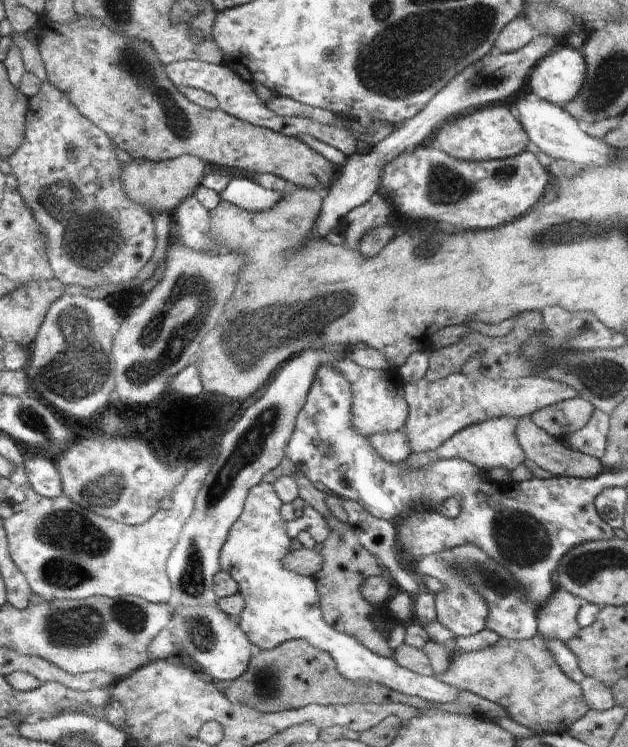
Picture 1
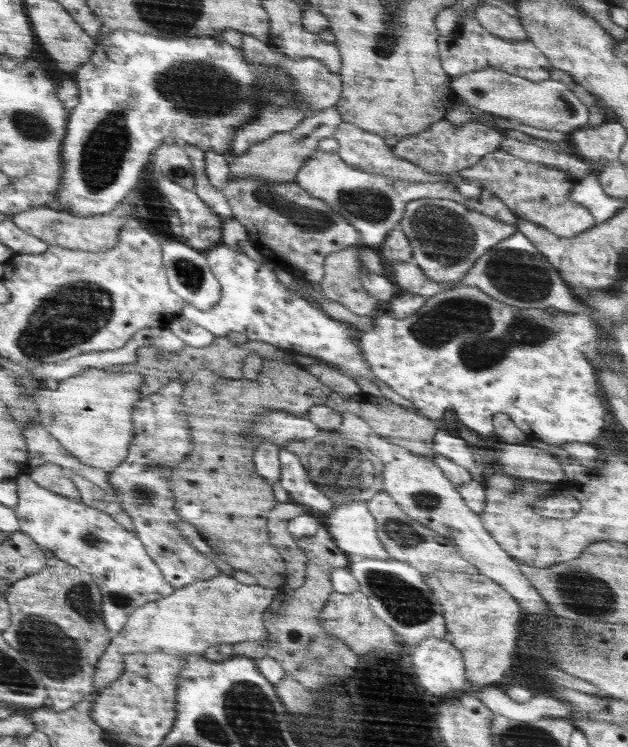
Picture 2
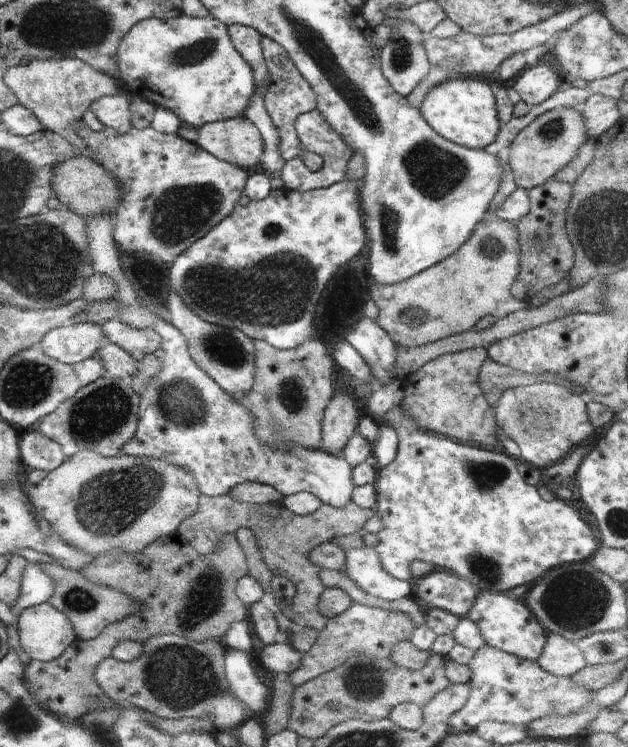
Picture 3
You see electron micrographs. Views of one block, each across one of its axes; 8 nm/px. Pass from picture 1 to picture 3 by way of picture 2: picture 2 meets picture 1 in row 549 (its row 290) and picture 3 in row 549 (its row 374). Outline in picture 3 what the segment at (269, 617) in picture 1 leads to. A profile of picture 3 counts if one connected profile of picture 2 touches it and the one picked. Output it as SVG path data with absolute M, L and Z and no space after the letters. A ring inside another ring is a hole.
M363 546L360 549L347 550L347 570L348 576L366 594L376 596L380 600L394 602L402 598L411 597L414 587L405 580L392 578L388 572L384 572L380 564L380 556L376 554L374 548Z

